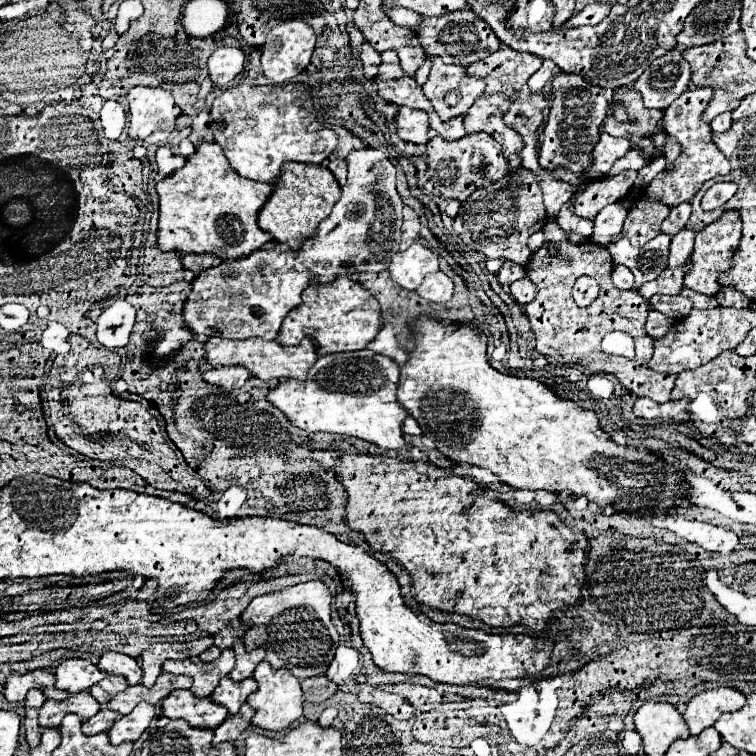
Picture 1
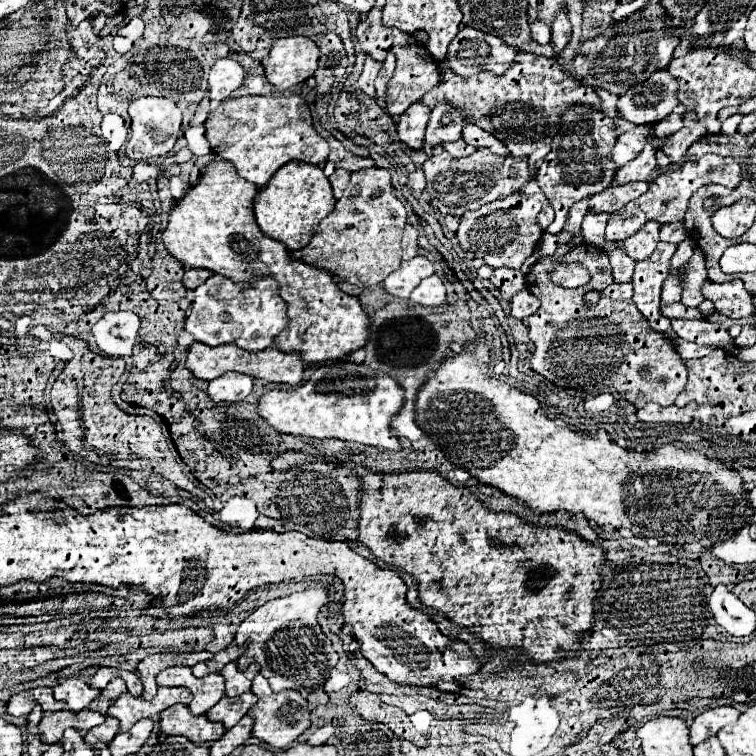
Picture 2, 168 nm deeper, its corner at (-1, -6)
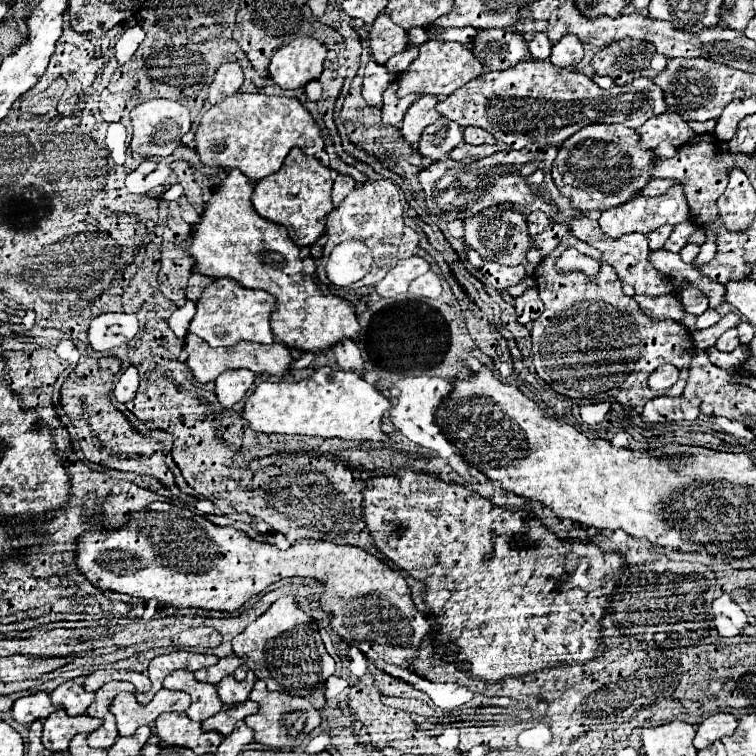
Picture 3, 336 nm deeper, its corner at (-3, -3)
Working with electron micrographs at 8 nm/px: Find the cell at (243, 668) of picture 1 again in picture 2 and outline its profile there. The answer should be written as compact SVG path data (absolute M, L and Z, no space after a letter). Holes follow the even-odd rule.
M234 662L226 664L226 668L220 672L224 676L224 680L226 680L226 696L236 698L236 696L248 692L254 676L258 674L258 670L260 670L258 664L250 664L244 672L240 672Z

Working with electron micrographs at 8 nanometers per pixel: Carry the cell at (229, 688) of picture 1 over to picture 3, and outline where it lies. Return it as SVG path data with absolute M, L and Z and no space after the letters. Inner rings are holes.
M250 699L244 701L244 703L238 703L238 705L224 705L216 715L208 717L202 723L202 729L218 731L222 735L230 735L238 721L242 721L244 717L248 717L248 715L252 715L256 711L258 711L258 705L254 701L250 701Z

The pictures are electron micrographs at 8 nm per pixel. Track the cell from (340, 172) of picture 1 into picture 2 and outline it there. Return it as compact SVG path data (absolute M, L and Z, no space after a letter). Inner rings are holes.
M334 170L334 174L330 176L330 184L332 184L332 190L334 190L334 198L336 200L340 200L340 196L342 196L342 192L346 190L346 186L348 186L348 182L350 182L350 172L346 172L346 170Z

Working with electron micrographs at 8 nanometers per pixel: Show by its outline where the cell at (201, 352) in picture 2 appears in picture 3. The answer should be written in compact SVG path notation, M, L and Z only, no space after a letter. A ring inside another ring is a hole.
M188 333L186 335L186 353L188 353L188 367L192 371L192 375L196 377L198 383L208 383L208 381L216 381L216 377L224 371L230 371L230 369L250 369L254 371L256 375L260 373L268 373L268 375L276 375L276 377L284 377L288 371L290 371L290 365L292 365L292 355L290 355L290 349L282 343L270 343L270 345L260 345L260 343L238 343L234 347L208 347L206 341L202 341L198 335L192 335Z

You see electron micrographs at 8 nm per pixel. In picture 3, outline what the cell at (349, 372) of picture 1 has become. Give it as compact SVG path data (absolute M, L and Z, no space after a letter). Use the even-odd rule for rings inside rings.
M320 367L312 377L298 383L260 383L244 405L244 417L254 431L286 433L286 435L316 435L338 439L368 439L388 441L380 429L382 415L392 403L380 389L368 383L354 371Z

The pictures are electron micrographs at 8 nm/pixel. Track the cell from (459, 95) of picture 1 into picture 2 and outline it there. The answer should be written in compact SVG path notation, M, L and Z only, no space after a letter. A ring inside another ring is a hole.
M440 102L432 108L432 116L426 128L424 146L440 146L446 142L456 142L462 136L464 116L458 108Z

